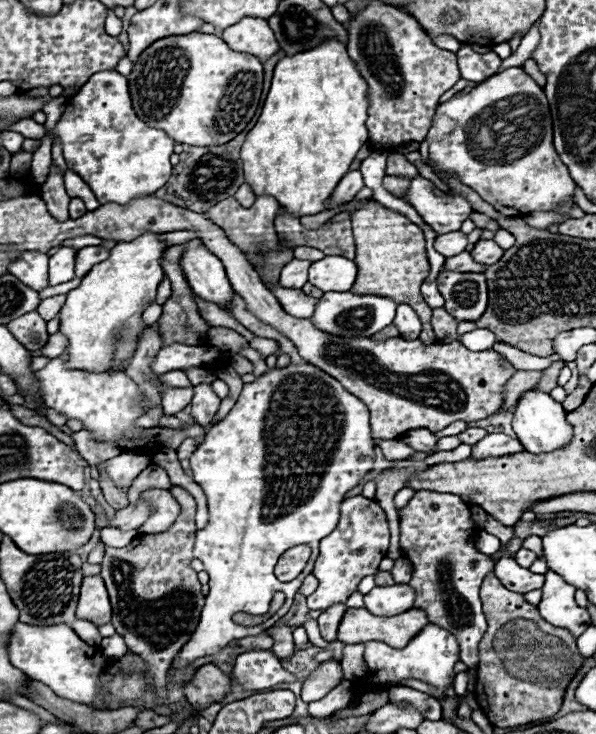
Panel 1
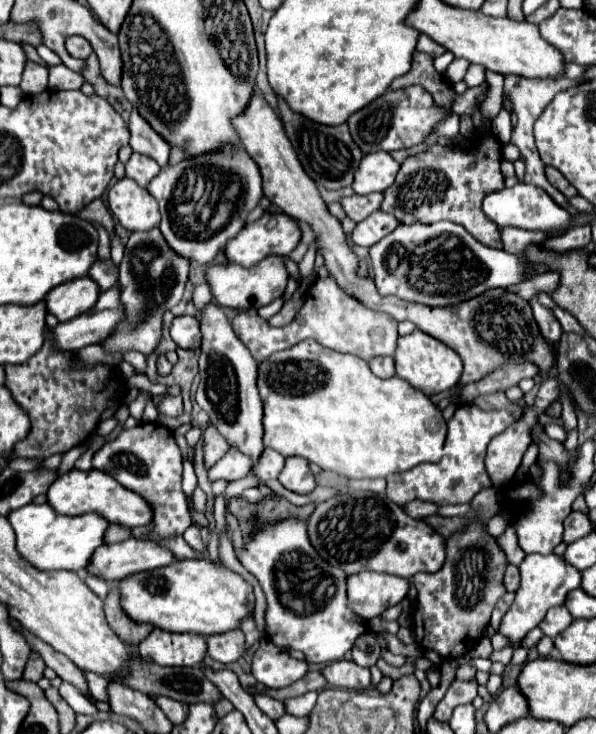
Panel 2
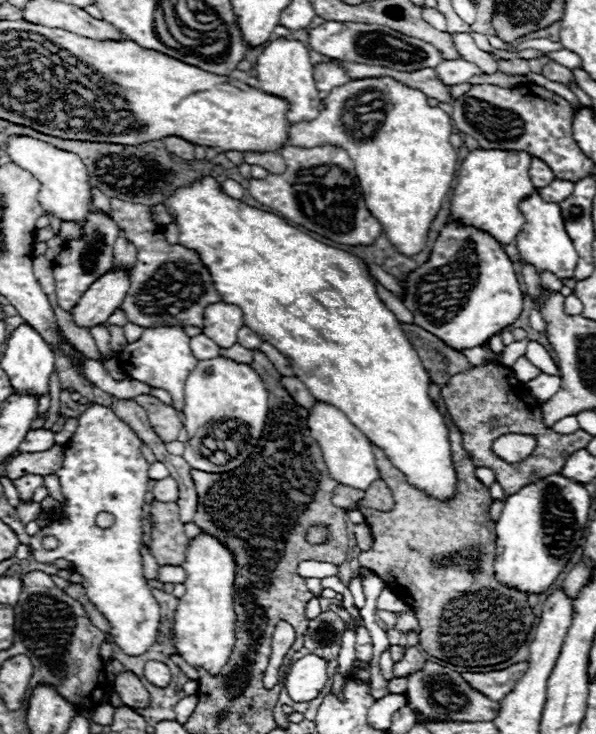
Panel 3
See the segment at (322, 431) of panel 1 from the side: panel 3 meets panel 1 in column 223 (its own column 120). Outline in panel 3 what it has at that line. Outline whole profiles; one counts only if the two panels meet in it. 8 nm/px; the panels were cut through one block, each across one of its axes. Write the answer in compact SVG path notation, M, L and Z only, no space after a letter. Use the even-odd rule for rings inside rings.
M90 406L80 418L78 428L72 434L70 442L64 446L64 464L56 472L62 486L62 494L68 498L68 504L64 506L64 512L68 520L64 524L50 520L46 528L42 528L38 534L32 536L30 550L32 556L38 562L54 562L58 558L66 558L72 562L72 566L84 576L82 586L86 588L86 596L90 602L104 614L104 618L110 622L110 636L120 646L120 650L128 656L142 656L148 652L148 648L156 642L158 626L160 626L160 608L156 598L152 596L152 590L146 586L146 578L142 574L142 556L140 556L140 542L142 542L142 504L144 494L148 488L148 462L144 460L140 452L140 438L134 436L130 426L126 426L110 408L104 406ZM101 512L114 514L114 524L110 528L98 528L96 516ZM46 536L54 536L58 540L58 548L46 550L42 546L42 540Z

